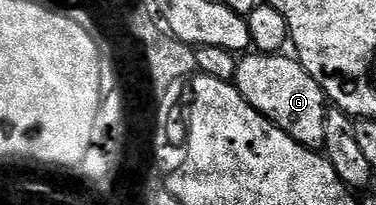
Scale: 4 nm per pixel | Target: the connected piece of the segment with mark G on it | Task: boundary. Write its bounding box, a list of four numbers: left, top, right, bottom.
[234,52,330,151]

